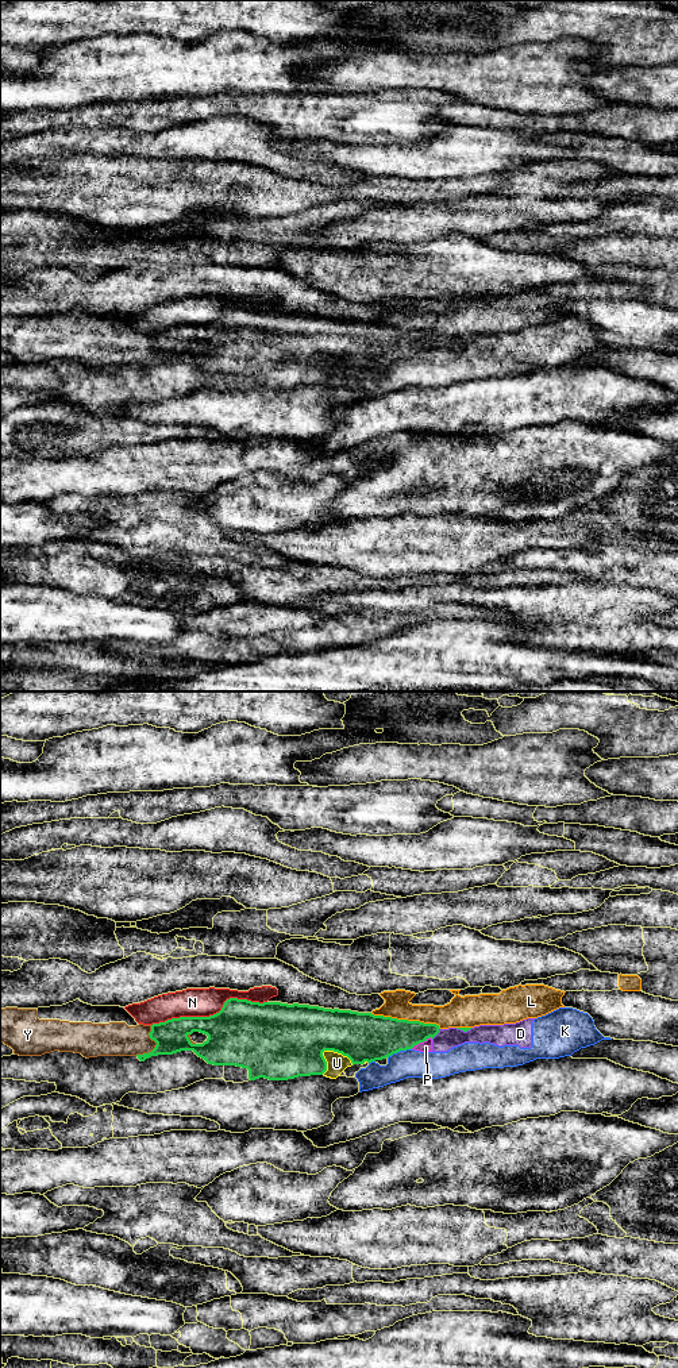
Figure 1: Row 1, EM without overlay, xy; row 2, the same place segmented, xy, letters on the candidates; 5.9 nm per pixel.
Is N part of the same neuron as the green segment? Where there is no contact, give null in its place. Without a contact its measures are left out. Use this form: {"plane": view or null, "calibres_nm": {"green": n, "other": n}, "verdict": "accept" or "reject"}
{"plane": "xy", "calibres_nm": {"green": 400, "other": 180}, "verdict": "reject"}

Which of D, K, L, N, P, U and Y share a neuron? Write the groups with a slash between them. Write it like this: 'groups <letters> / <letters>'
groups D K P U / L N / Y

